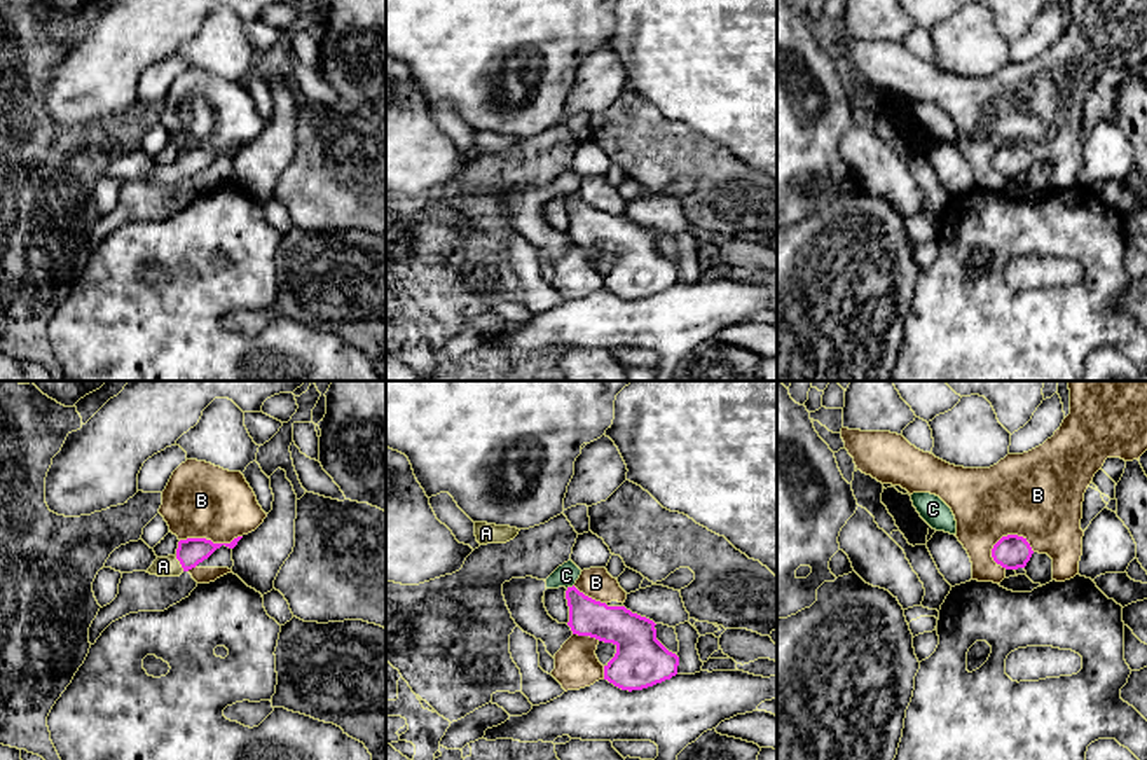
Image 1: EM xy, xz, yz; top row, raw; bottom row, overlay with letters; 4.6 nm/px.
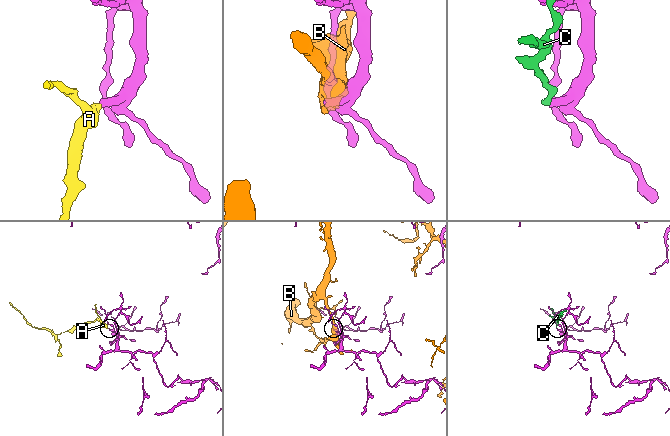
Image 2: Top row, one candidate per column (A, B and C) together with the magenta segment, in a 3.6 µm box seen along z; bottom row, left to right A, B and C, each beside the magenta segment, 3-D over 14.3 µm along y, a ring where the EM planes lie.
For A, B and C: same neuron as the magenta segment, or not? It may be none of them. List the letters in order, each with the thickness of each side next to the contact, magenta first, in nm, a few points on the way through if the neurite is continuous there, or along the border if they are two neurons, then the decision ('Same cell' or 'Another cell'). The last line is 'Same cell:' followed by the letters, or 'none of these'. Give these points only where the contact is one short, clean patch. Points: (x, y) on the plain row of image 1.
A: Thickness 130 nm (magenta) against 100 nm. Path across: xy (192, 159), (180, 172), (163, 175). Same cell
B: Thickness 160 nm (magenta) against 420 nm. Another cell
C: Thickness 180 nm (magenta) against 110 nm. Another cell
Same cell: A

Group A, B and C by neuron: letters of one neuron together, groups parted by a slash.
A / B / C

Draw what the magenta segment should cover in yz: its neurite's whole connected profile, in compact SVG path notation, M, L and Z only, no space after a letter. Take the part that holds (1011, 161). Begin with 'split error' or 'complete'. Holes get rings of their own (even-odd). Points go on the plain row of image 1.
complete | M1018 143L1002 145L992 157L992 166L1006 178L1025 176L1034 159L1027 147Z

